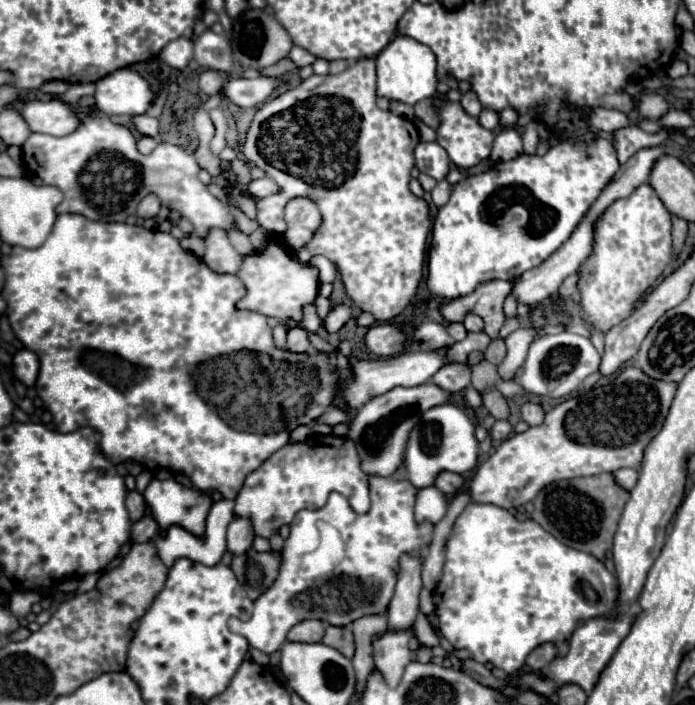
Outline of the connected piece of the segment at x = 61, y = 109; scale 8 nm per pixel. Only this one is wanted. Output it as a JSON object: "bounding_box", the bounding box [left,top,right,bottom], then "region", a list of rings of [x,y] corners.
{"bounding_box":[22,98,80,136],"region":[[[52,98],[48,102],[26,102],[22,108],[22,116],[24,120],[28,120],[32,132],[50,136],[66,136],[80,126],[78,112],[60,98]]]}

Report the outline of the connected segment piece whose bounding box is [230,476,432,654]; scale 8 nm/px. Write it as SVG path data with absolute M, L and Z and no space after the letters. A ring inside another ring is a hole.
M370 476L370 496L372 506L366 514L356 514L350 508L348 500L338 492L332 492L326 506L322 506L320 510L300 510L290 524L290 536L284 542L282 564L276 582L254 602L254 612L248 622L230 622L232 632L242 634L252 648L272 654L282 646L288 630L306 618L318 618L334 626L346 626L366 614L386 612L396 584L396 568L400 554L420 554L420 550L430 544L432 524L416 524L416 488L408 480L398 480L394 476Z

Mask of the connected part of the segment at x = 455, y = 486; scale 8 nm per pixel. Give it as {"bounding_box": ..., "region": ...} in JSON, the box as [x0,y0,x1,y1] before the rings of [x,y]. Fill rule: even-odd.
{"bounding_box":[436,472,464,496],"region":[[[440,472],[436,476],[436,488],[442,490],[446,496],[454,496],[456,490],[460,490],[464,486],[464,478],[460,474],[454,472]]]}

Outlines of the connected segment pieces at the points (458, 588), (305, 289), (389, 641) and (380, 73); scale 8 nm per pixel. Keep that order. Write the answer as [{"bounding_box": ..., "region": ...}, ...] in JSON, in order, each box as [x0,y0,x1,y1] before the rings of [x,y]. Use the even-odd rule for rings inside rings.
[{"bounding_box":[434,502,616,674],"region":[[[470,502],[454,522],[446,542],[442,578],[434,588],[438,626],[456,650],[470,650],[480,664],[492,664],[506,674],[518,672],[526,656],[544,642],[562,642],[580,622],[608,614],[616,604],[616,578],[594,556],[560,544],[534,520],[518,522],[494,504]]]},{"bounding_box":[238,234,318,322],"region":[[[272,234],[268,238],[268,246],[262,254],[254,254],[244,258],[244,264],[238,272],[238,278],[246,286],[246,296],[238,302],[238,308],[254,310],[264,316],[274,316],[280,322],[292,318],[294,322],[302,320],[302,306],[314,302],[318,292],[318,272],[312,266],[302,266],[296,262],[294,254],[288,252],[282,236]]]},{"bounding_box":[372,630,412,688],"region":[[[386,630],[380,636],[376,636],[372,642],[376,668],[384,674],[386,682],[392,688],[396,688],[404,666],[412,660],[408,640],[410,640],[408,630]]]},{"bounding_box":[376,36,436,106],"region":[[[396,36],[378,56],[376,56],[376,76],[378,76],[378,88],[376,96],[404,102],[414,106],[420,100],[432,98],[436,94],[436,56],[434,52],[406,36]]]}]

